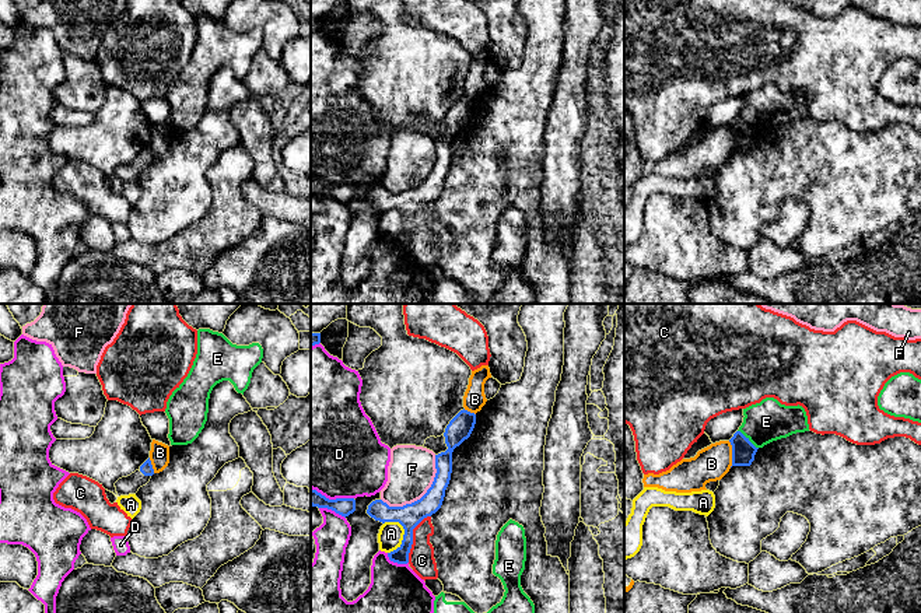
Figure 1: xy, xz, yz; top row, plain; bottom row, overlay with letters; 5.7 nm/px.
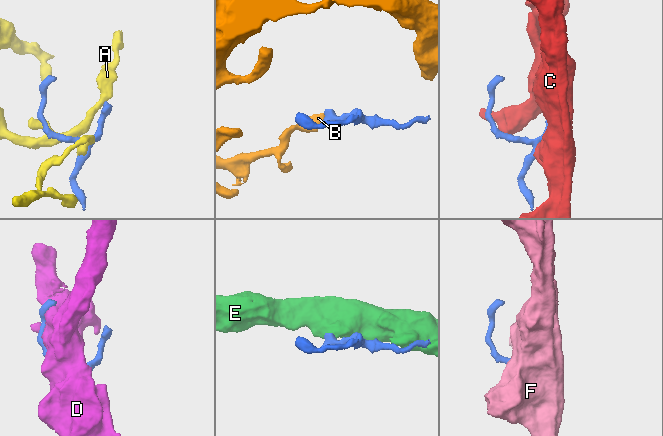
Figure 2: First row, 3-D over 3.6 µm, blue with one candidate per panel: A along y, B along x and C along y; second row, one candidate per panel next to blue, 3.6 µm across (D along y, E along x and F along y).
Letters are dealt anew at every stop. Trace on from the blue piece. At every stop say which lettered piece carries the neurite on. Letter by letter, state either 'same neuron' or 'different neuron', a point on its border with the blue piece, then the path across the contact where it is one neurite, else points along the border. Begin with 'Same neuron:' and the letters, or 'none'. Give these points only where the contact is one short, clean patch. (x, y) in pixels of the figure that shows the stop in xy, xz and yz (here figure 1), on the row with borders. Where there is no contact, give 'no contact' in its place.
Same neuron: none
A: different neuron | xz (403, 539) | along xz (398, 521), (403, 529), (403, 539), (388, 553)
B: different neuron | yz (732, 454) | along yz (728, 441), (731, 445), (731, 466)
C: different neuron | xz (412, 538) | along xz (430, 515), (413, 529), (413, 543), (408, 561)
D: different neuron | xz (396, 561)
E: different neuron | yz (748, 438) | along yz (738, 430), (757, 448)
F: different neuron | xz (423, 496)

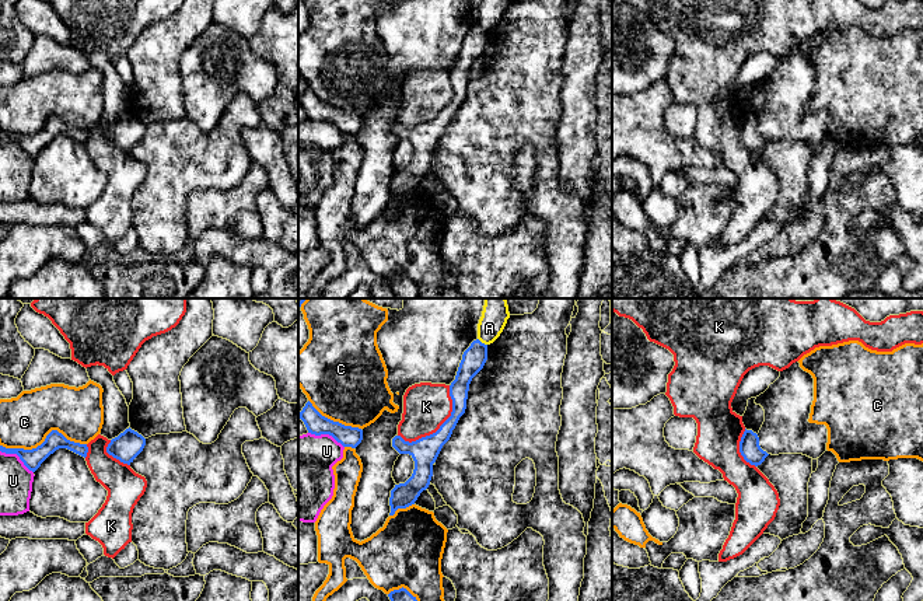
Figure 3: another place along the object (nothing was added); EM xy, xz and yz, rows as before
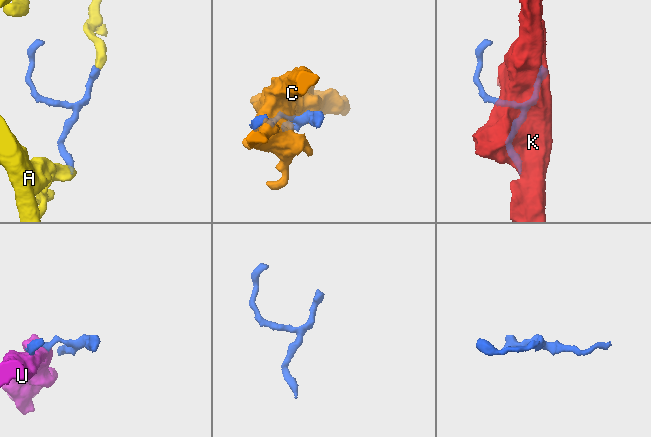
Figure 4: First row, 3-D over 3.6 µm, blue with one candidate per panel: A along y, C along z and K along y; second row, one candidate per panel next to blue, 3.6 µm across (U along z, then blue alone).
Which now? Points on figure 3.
Same neuron: none
A: different neuron | xz (481, 342) | along xz (478, 338), (486, 345)
C: different neuron | xy (45, 440)
K: different neuron | xz (440, 427)
U: different neuron | xy (17, 454)

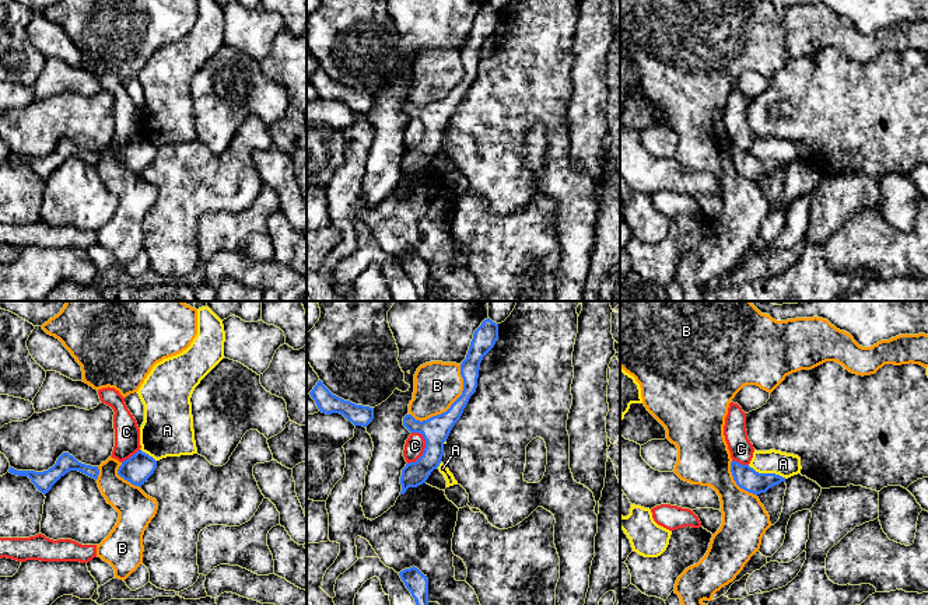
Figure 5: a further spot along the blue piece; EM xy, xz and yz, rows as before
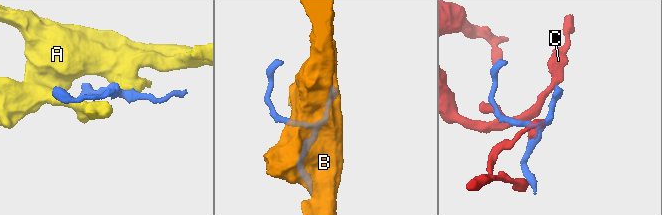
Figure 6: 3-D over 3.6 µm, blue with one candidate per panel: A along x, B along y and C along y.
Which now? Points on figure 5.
Same neuron: none
A: different neuron | yz (767, 474) | along yz (748, 465), (759, 472), (774, 472), (785, 478)
B: different neuron | xz (451, 406)
C: different neuron | xz (424, 450) | along xz (419, 432), (424, 440), (424, 451), (408, 464)

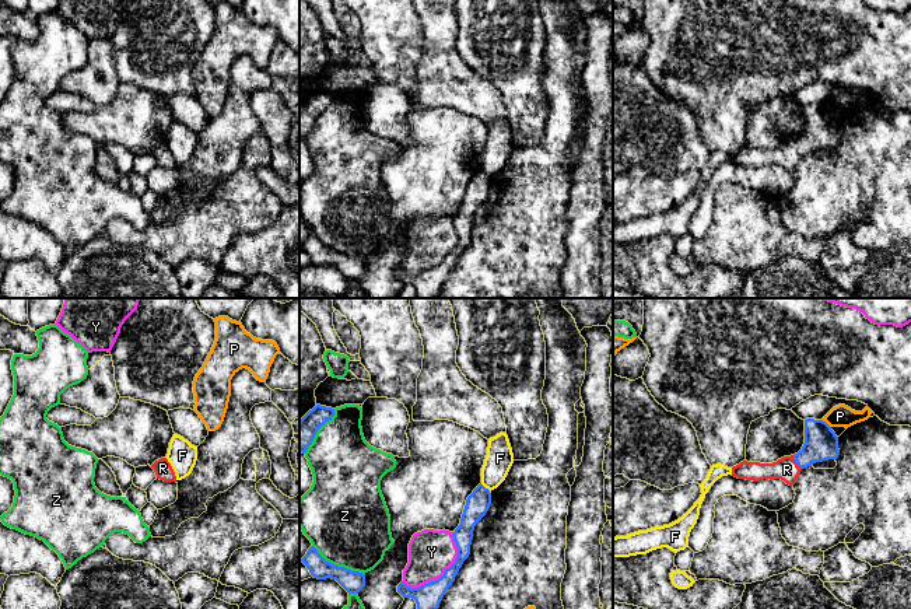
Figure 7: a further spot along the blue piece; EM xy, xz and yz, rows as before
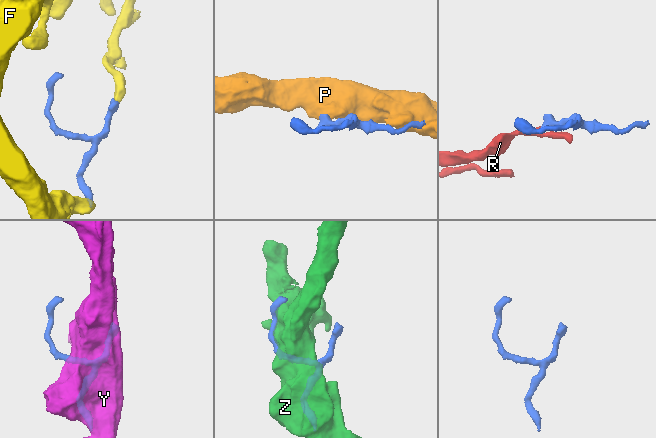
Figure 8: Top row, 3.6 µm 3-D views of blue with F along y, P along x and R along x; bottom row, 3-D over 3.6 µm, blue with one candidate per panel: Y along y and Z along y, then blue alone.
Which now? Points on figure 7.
Same neuron: R
F: different neuron | xz (484, 487) | along xz (480, 483), (490, 490)
P: different neuron | yz (826, 423) | along yz (822, 419), (830, 427)
R: same neuron | yz (795, 461)
Y: different neuron | xz (444, 574)
Z: different neuron | xz (337, 566)

